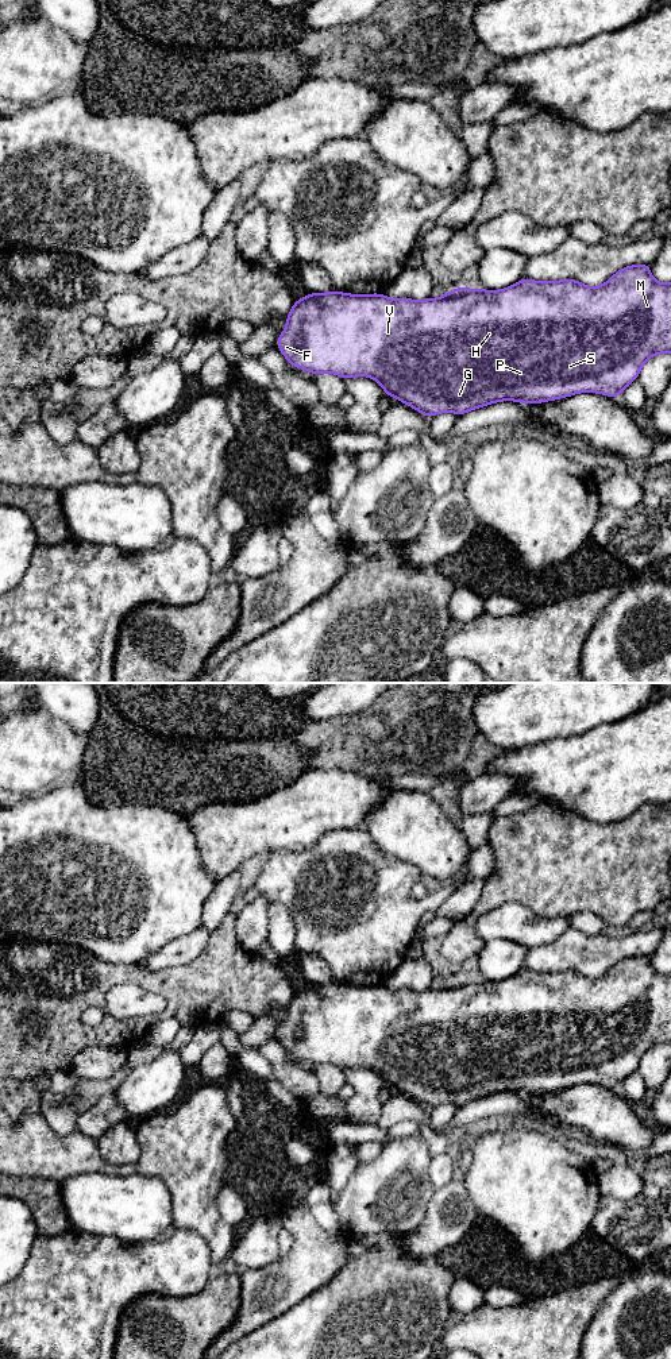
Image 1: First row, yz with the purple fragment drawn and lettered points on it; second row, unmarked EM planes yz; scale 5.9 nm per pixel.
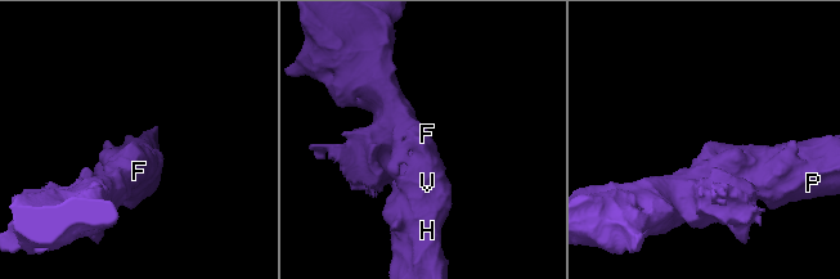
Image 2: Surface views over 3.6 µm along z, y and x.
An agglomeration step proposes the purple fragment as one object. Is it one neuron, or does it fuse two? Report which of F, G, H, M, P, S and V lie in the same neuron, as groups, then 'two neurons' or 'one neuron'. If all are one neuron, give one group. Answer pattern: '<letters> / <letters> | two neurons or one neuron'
F G H M P S V | one neuron

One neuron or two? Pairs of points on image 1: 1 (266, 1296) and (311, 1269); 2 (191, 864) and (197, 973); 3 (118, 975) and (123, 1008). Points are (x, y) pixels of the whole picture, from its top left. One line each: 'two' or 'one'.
1: one
2: two
3: two

